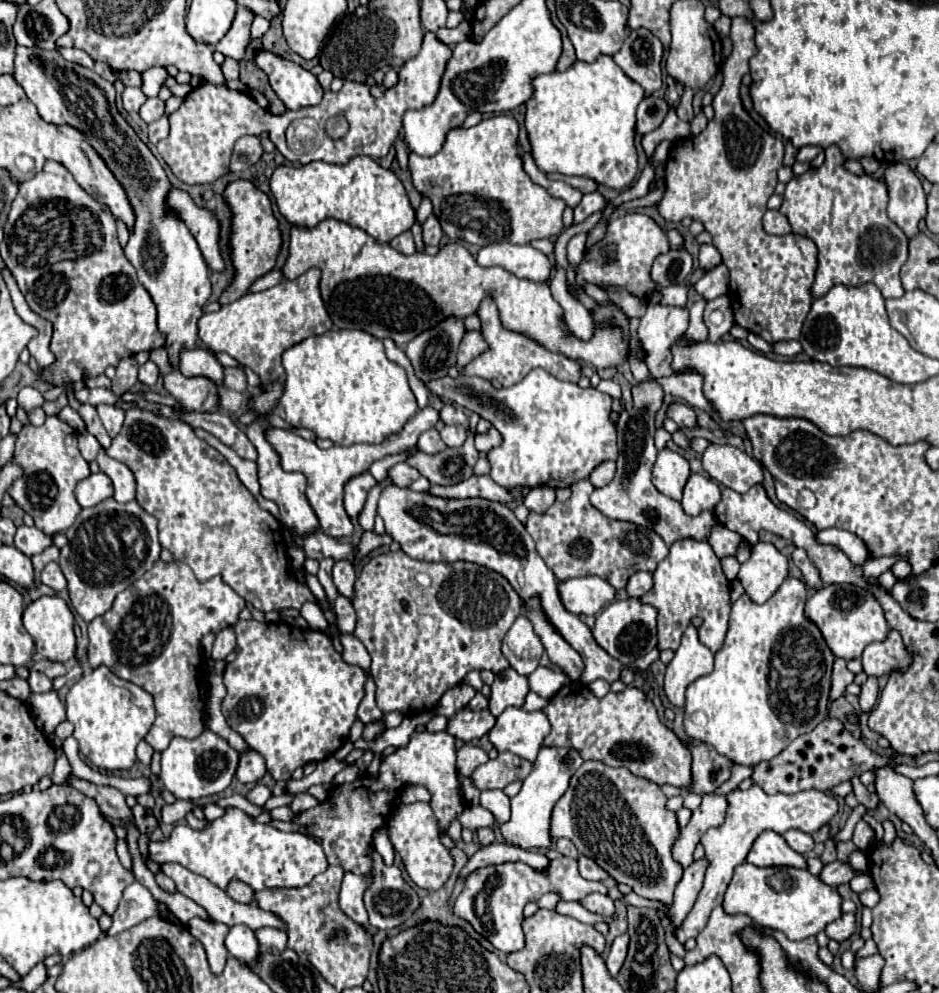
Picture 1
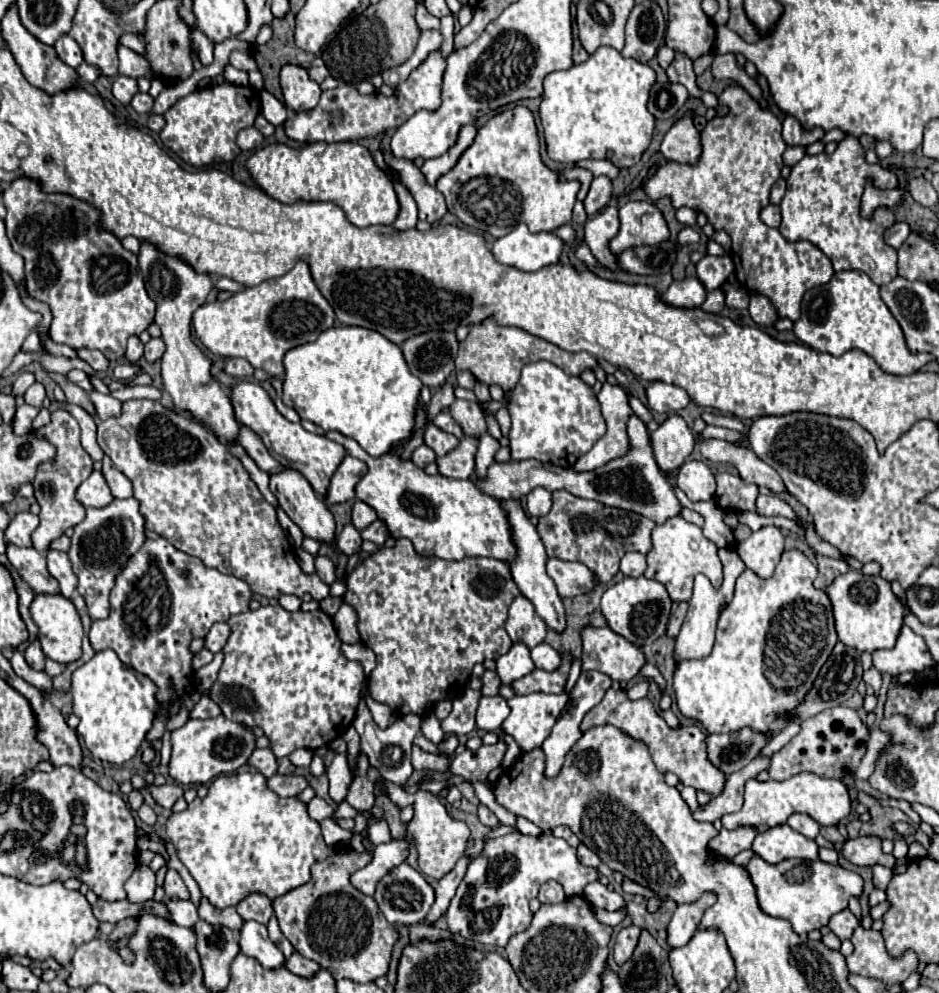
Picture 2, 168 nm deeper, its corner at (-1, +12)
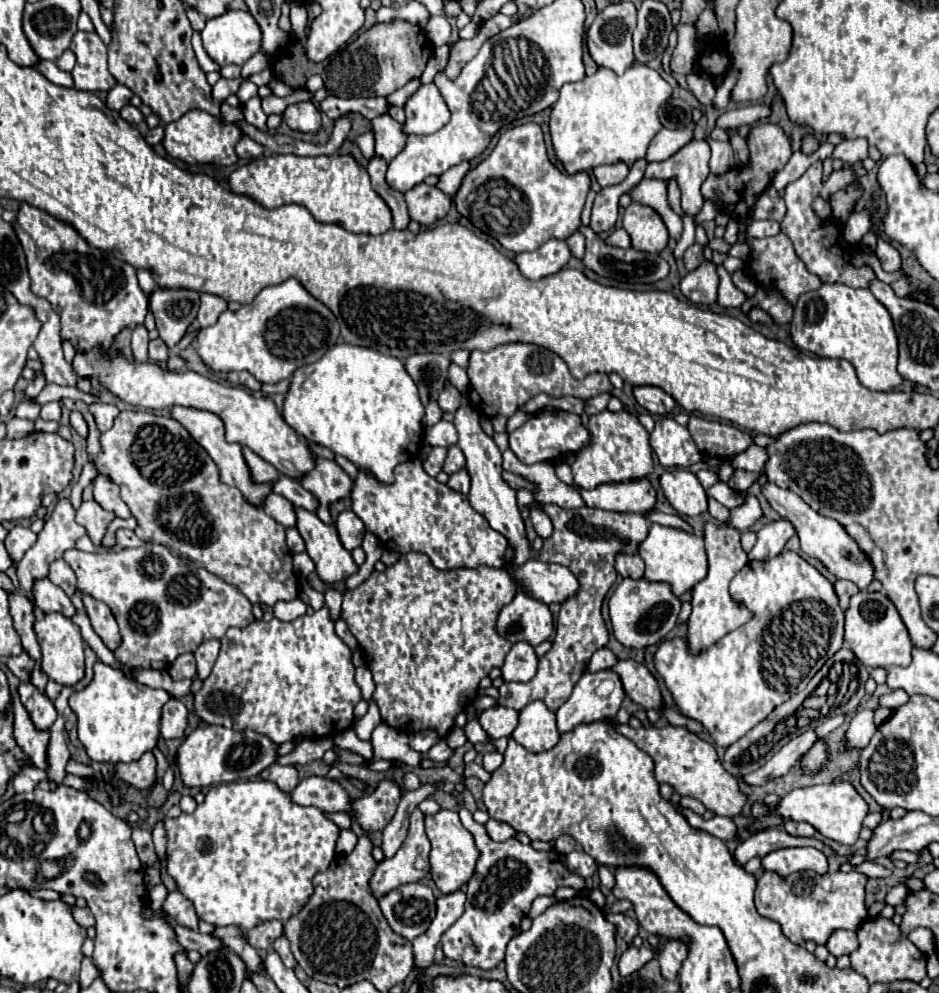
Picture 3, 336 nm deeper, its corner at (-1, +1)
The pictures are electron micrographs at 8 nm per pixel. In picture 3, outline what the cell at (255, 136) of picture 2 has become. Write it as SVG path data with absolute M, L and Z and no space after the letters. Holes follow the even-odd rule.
M242 137L236 145L236 155L240 159L256 159L262 153L264 153L264 147L260 143L256 143L254 139L250 139L250 137Z

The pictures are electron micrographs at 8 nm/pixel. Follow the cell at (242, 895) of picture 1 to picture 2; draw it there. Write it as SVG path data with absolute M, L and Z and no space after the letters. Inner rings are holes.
M250 894L236 906L236 910L242 916L242 920L256 920L260 924L268 924L270 916L274 914L272 900L268 900L262 894Z

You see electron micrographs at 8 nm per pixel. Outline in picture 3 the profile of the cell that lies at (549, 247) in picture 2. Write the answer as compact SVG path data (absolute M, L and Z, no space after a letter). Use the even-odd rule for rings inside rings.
M550 239L536 251L522 251L516 253L514 263L518 265L520 273L528 279L542 279L548 275L558 273L570 259L570 249L566 241Z

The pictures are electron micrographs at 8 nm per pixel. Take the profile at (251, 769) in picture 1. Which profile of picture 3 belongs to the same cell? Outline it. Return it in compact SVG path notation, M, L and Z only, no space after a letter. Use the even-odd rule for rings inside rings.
M274 763L274 765L266 767L266 769L260 773L260 777L266 779L266 781L276 783L278 789L284 791L284 793L290 793L290 791L298 785L298 773L296 773L296 769L294 769L292 765L282 767L282 765L276 765L276 763Z

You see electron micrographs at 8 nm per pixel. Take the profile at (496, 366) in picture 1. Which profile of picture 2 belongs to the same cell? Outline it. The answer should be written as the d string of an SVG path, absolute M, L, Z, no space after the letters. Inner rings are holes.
M486 320L482 324L470 328L468 338L464 342L460 342L460 350L458 350L458 356L456 356L456 366L470 370L476 376L476 380L480 380L486 386L496 384L504 392L510 392L510 390L514 390L514 386L520 378L522 368L526 364L538 362L538 360L548 360L554 366L562 368L570 376L580 376L580 372L594 370L598 366L596 358L588 352L570 354L570 352L566 352L566 350L562 350L562 348L558 348L558 346L554 346L554 344L550 344L550 342L538 338L538 336L526 334L524 330L512 328L512 326L498 326L492 320Z

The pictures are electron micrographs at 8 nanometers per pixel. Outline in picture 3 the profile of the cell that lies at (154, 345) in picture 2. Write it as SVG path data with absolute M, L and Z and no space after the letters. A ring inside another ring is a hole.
M154 339L154 341L150 341L148 355L150 355L150 361L162 365L162 363L166 363L166 359L168 359L168 355L170 355L170 349L168 349L160 339Z

